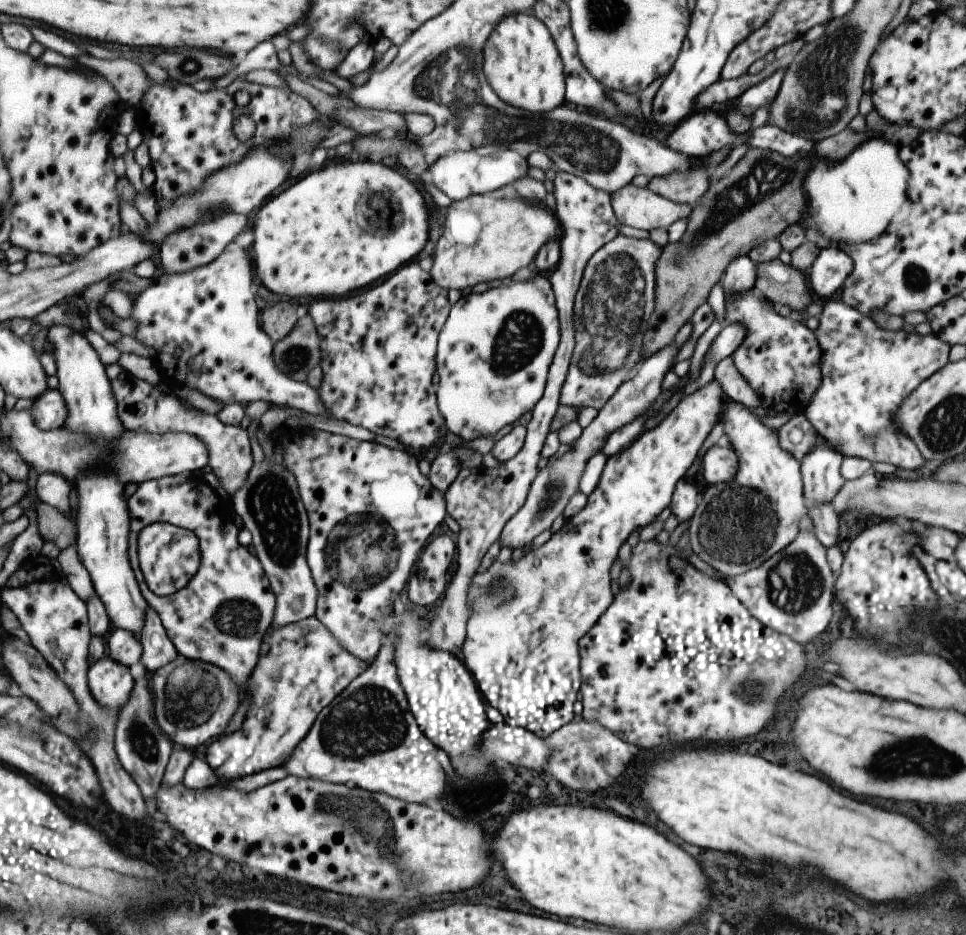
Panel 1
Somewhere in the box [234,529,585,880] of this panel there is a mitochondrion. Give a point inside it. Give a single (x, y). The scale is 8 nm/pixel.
(370, 721)

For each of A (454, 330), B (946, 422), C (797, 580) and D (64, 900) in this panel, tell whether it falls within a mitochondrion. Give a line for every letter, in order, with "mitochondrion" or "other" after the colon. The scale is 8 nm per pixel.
A: other
B: mitochondrion
C: mitochondrion
D: other

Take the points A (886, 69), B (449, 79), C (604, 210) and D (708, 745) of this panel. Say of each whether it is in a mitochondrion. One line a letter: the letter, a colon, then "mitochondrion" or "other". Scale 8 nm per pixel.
A: other
B: mitochondrion
C: other
D: other

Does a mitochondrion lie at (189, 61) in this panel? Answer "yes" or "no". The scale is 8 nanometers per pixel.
yes

